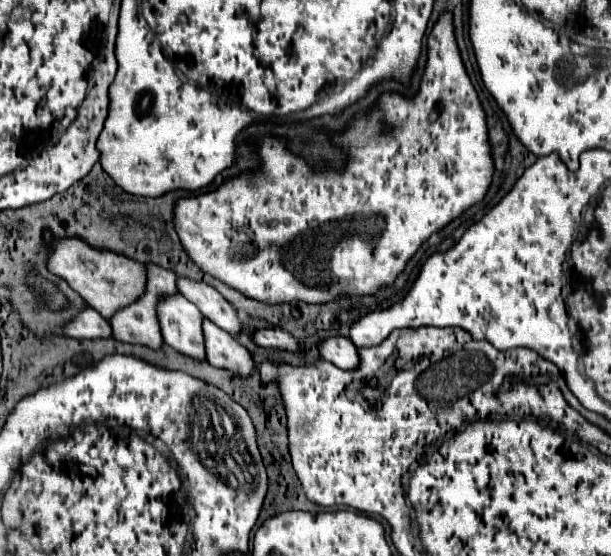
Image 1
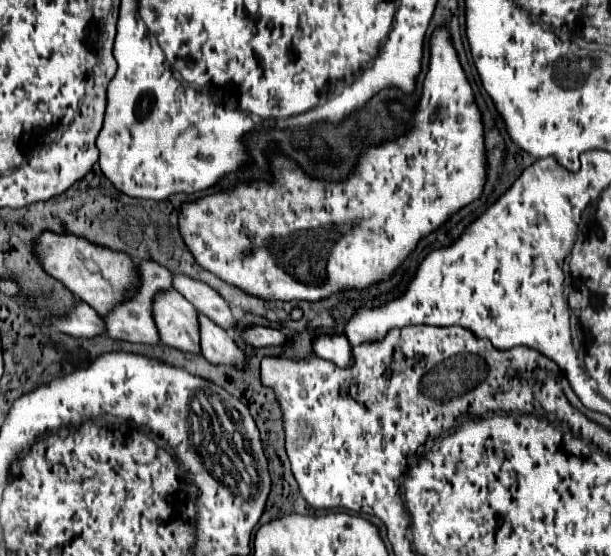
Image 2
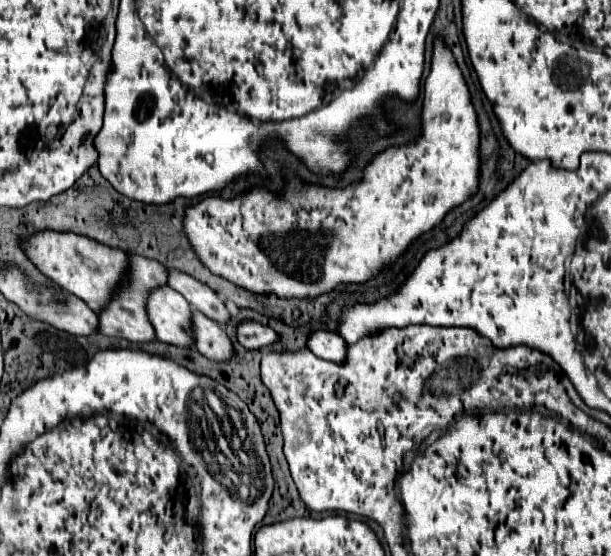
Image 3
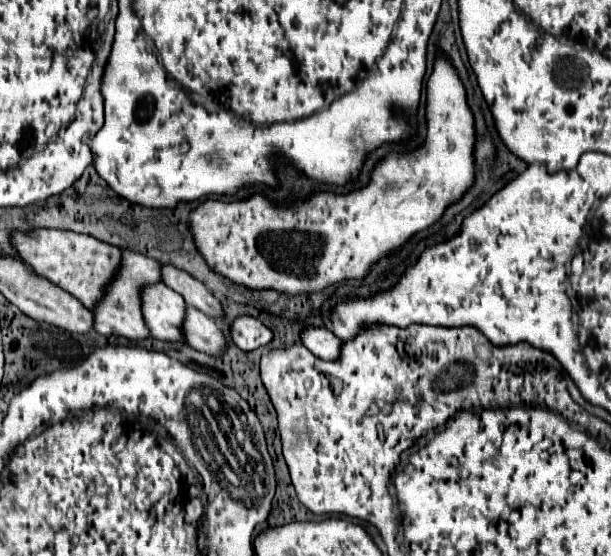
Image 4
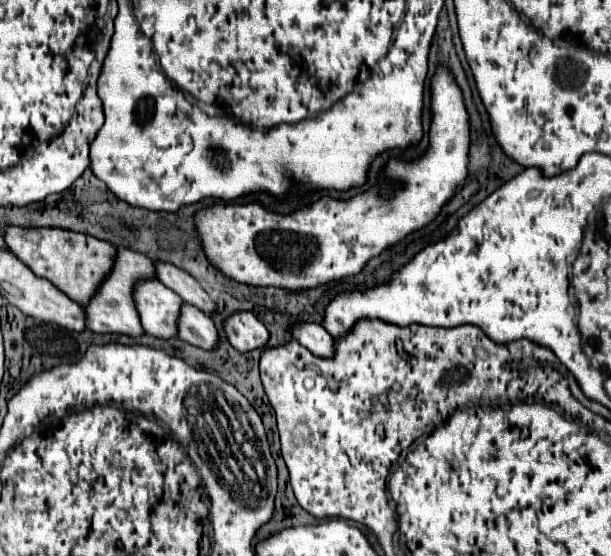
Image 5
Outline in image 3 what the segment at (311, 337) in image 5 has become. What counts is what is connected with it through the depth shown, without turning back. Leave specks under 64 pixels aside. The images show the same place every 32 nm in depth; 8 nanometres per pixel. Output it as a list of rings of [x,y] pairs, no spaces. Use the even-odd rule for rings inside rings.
[[[316,330],[310,332],[306,338],[308,350],[312,350],[318,358],[330,360],[330,362],[342,362],[346,354],[346,342],[338,338],[338,334],[328,330]]]

